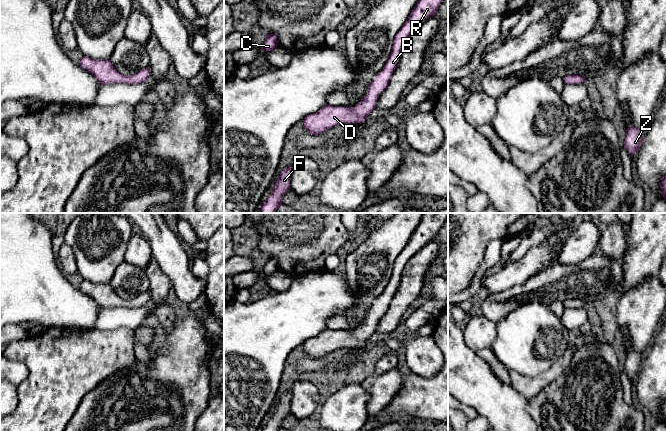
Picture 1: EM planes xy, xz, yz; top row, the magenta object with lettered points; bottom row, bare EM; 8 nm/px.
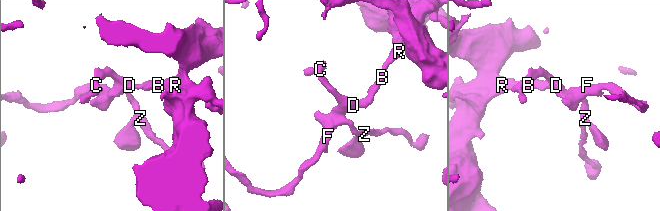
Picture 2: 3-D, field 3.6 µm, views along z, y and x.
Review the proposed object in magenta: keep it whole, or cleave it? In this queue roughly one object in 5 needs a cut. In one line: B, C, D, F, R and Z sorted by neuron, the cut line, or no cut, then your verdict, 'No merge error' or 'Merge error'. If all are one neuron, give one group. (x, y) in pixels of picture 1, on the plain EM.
Groups: B C D F R Z. No split. No merge error

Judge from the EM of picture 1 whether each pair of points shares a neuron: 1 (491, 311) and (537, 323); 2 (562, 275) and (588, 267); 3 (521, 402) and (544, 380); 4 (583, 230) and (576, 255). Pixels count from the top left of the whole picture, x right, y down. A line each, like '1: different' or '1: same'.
1: different
2: same
3: different
4: same

